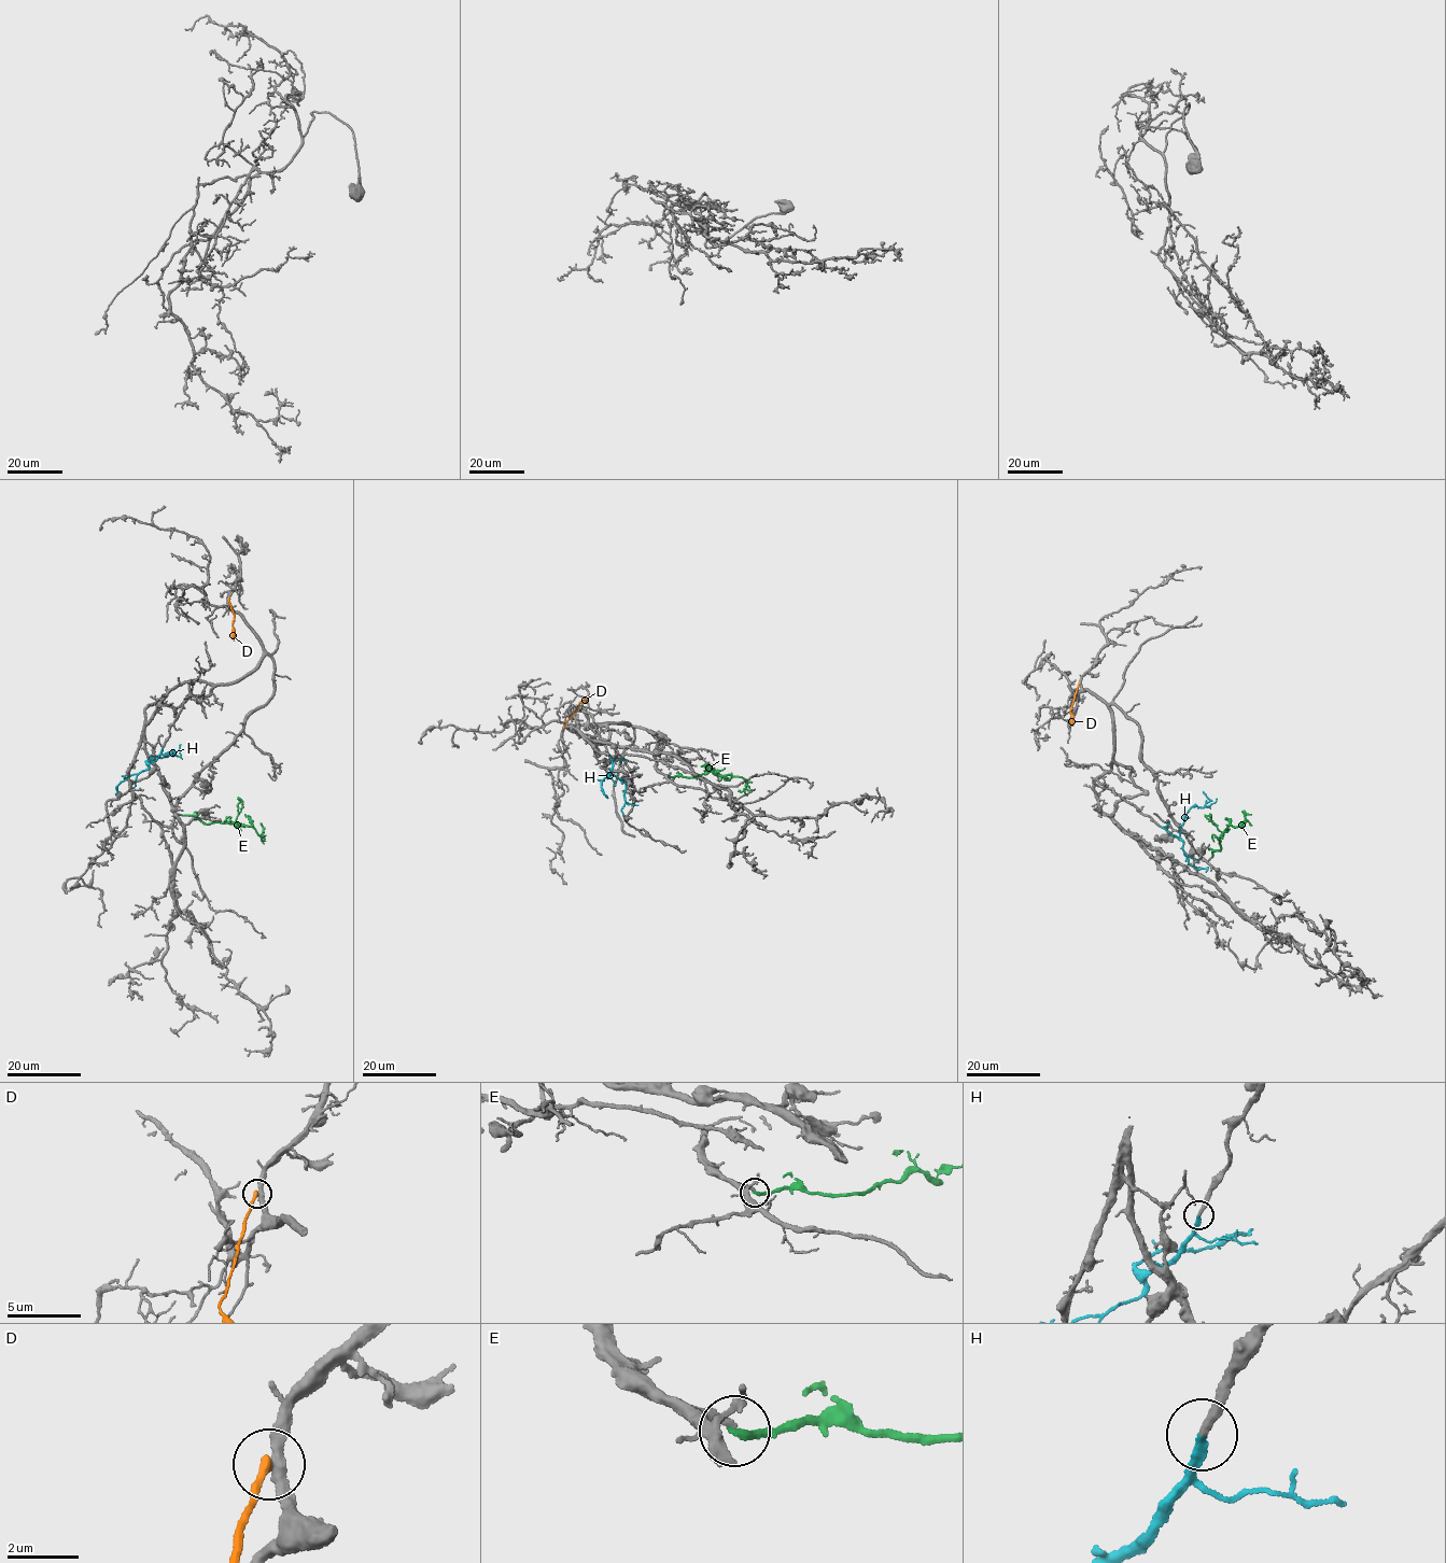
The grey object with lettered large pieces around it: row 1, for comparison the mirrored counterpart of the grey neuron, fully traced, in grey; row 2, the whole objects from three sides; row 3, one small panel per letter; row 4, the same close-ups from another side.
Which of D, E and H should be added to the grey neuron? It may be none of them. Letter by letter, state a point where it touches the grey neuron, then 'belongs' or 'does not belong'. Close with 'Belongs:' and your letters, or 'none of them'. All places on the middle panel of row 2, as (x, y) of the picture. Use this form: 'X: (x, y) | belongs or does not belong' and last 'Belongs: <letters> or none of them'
D: (563, 727) | does not belong
E: (669, 776) | belongs
H: (609, 757) | belongs
Belongs: E, H

